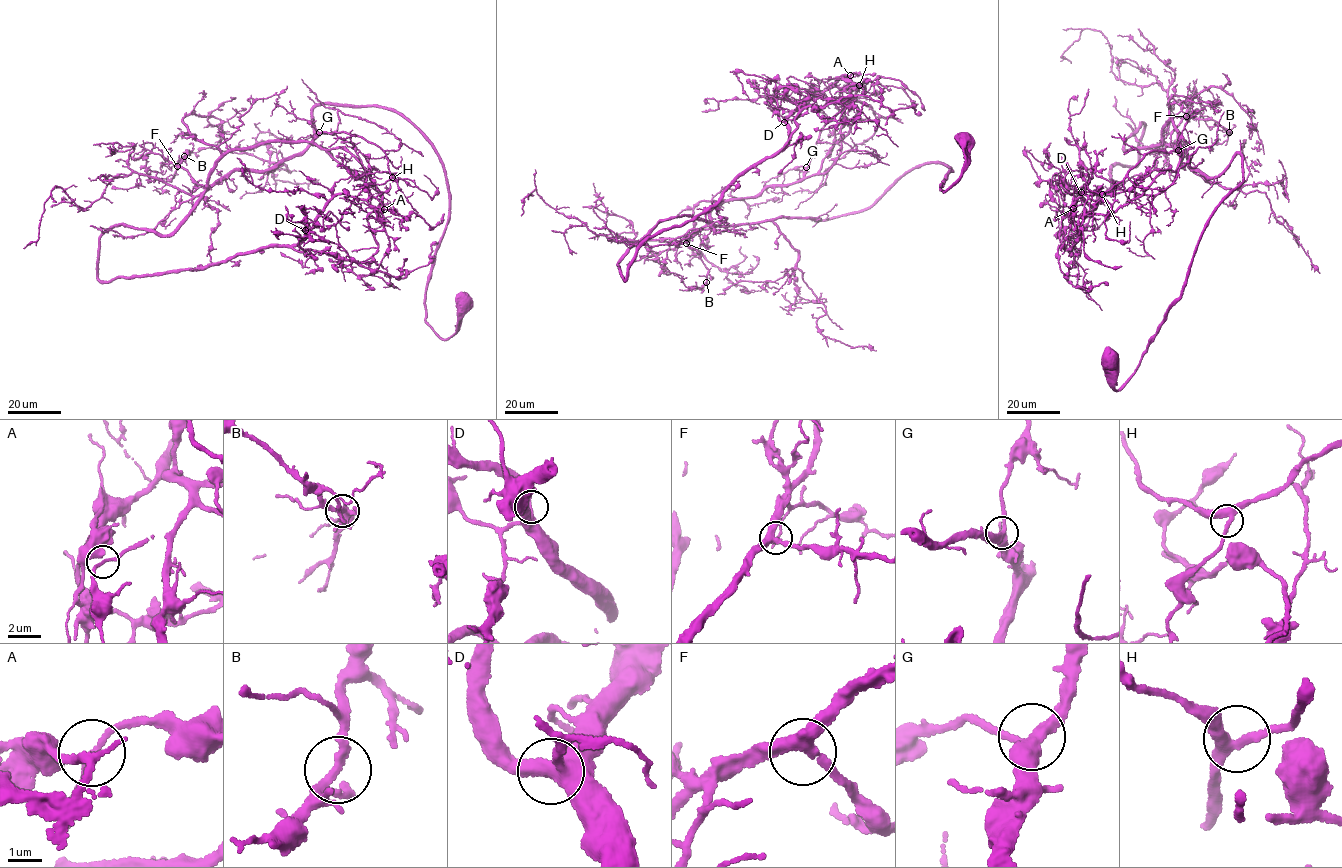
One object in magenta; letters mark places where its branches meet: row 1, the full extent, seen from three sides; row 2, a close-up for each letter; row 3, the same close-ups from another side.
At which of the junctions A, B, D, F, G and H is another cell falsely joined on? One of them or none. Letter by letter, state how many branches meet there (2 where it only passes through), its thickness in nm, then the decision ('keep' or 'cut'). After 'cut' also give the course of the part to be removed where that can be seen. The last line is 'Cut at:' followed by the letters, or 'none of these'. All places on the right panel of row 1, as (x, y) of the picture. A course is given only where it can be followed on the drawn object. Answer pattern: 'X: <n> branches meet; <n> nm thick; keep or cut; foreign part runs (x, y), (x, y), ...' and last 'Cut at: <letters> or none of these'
A: 3 branches meet; 140 nm thick; keep
B: 3 branches meet; 240 nm thick; keep
D: 3 branches meet; 420 nm thick; keep
F: 3 branches meet; 360 nm thick; keep
G: 3 branches meet; 380 nm thick; keep
H: 3 branches meet; 300 nm thick; keep
Cut at: none of these

